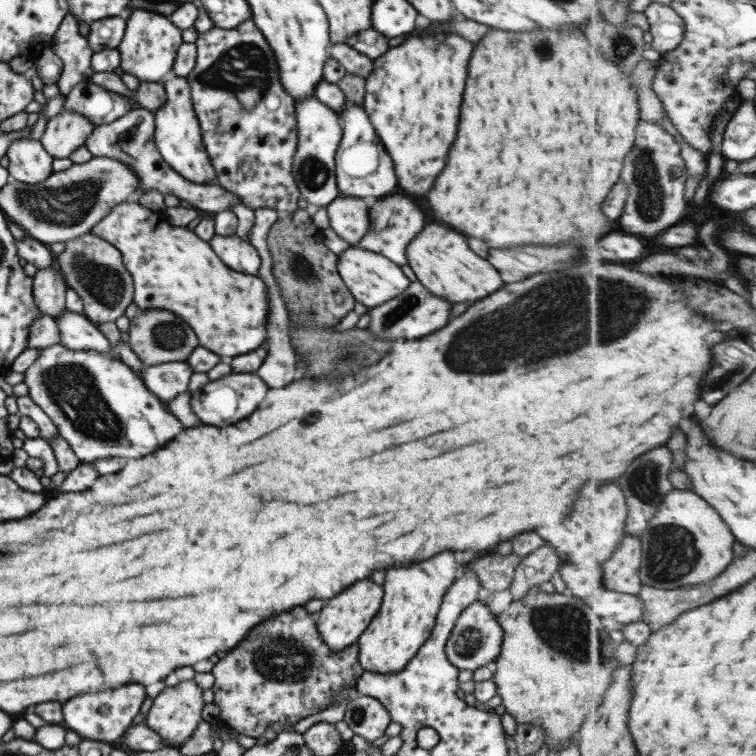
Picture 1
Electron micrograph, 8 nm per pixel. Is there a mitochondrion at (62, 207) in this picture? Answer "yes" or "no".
yes

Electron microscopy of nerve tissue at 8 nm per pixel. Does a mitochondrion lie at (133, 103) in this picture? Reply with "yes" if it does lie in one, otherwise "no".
no

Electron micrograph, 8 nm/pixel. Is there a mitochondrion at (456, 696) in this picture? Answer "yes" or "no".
no

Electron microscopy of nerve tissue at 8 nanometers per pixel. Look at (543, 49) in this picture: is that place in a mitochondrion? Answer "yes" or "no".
yes

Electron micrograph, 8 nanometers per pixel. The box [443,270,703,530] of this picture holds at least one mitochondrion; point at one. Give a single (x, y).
(645, 485)

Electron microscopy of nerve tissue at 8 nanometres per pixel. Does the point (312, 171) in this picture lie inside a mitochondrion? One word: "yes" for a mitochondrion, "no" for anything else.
yes

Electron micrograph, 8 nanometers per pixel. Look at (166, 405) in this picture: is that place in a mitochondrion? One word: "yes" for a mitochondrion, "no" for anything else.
no

